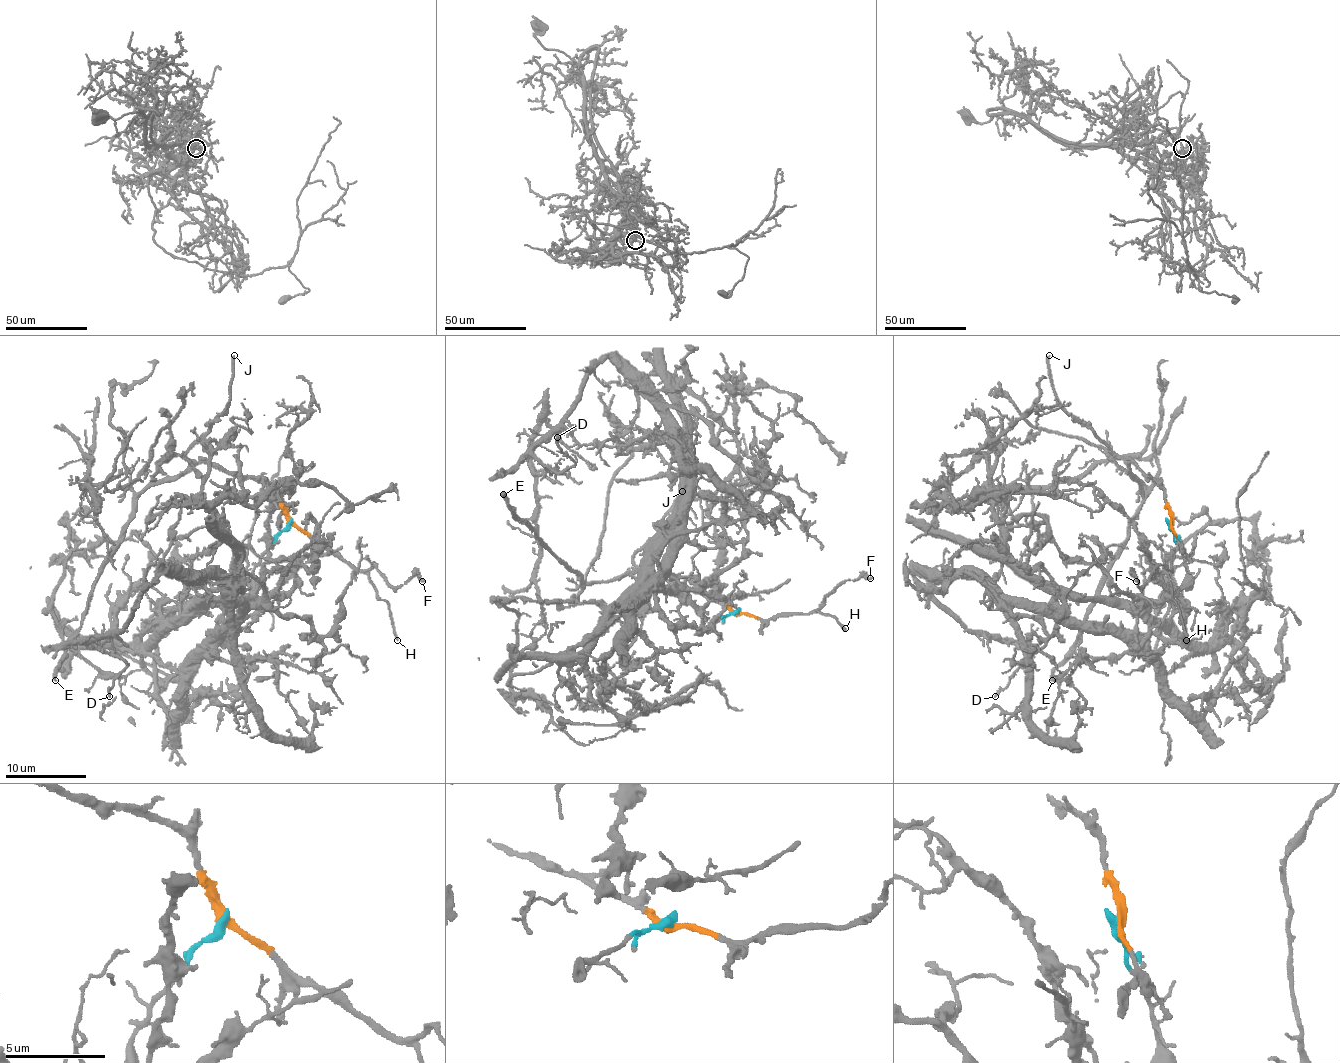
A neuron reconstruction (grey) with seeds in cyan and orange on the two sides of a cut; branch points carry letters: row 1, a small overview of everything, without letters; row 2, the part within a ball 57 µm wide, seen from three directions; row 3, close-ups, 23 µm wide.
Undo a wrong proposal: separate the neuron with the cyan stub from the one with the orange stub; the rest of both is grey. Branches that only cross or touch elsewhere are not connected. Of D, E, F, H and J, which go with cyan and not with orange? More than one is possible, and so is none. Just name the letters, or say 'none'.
D

